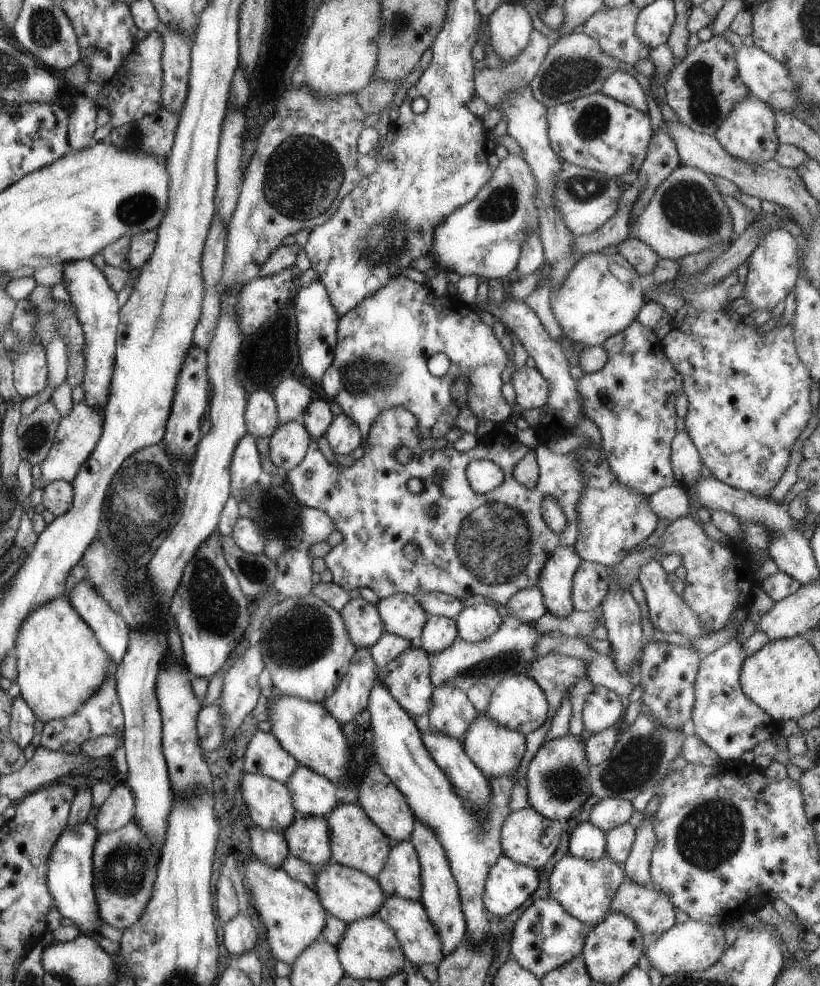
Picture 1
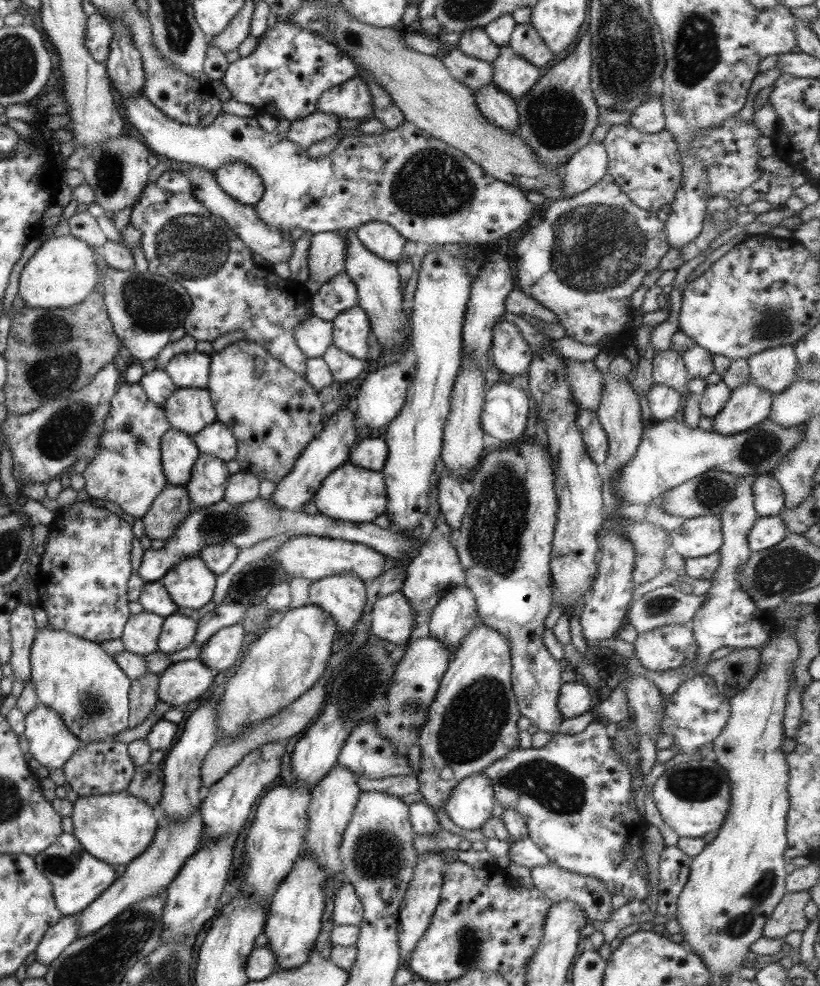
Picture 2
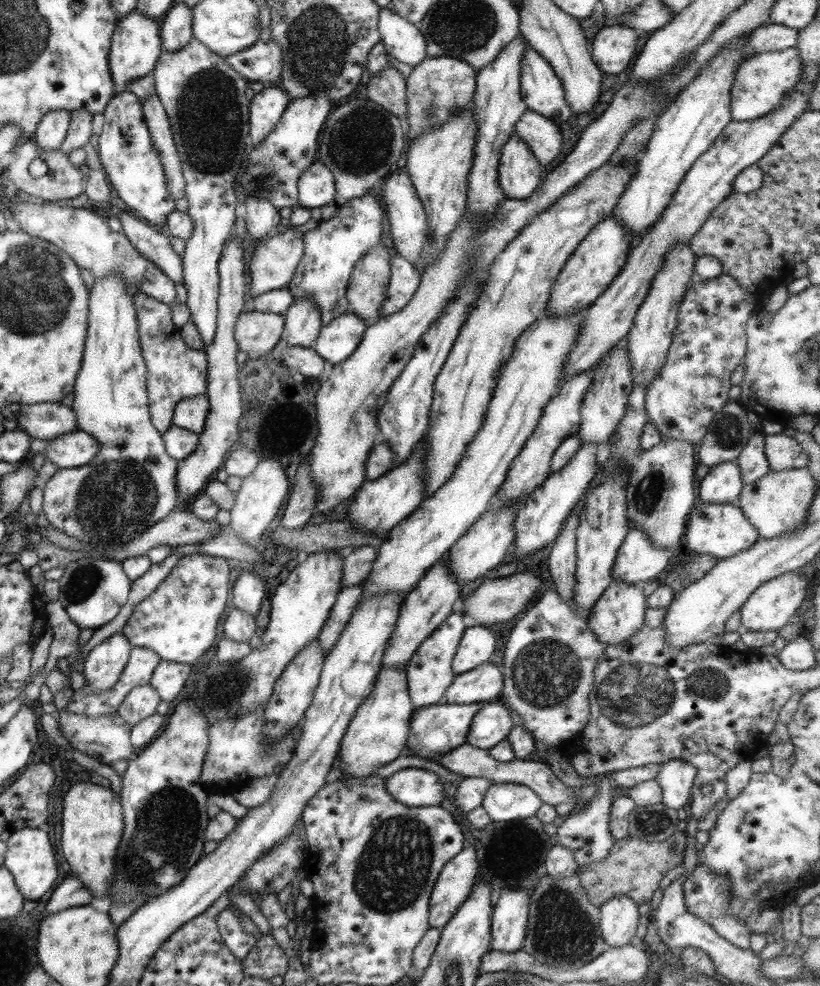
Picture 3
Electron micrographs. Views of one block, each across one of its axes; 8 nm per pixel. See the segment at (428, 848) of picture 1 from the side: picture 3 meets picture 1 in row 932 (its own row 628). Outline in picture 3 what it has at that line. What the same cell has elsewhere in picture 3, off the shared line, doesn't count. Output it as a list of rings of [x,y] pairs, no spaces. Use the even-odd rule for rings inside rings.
[[[451,612],[445,620],[415,649],[413,656],[406,660],[404,671],[408,697],[414,708],[421,708],[440,702],[443,693],[451,684],[454,674],[451,670],[453,655],[456,653],[457,645],[463,631],[462,612]]]

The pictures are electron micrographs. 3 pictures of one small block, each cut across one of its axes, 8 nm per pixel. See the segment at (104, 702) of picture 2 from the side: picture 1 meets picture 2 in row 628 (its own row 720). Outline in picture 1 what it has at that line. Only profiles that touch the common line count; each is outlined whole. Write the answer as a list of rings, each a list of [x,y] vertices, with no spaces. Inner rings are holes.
[[[67,596],[42,604],[26,617],[13,650],[19,696],[45,724],[70,717],[103,684],[113,664],[91,629],[72,608]]]

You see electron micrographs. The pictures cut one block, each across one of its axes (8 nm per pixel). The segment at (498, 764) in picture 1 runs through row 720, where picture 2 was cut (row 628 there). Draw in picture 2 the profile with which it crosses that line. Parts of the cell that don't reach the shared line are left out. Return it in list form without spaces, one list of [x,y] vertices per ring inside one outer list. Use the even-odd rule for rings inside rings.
[[[483,623],[475,625],[451,654],[451,661],[428,704],[416,741],[416,745],[421,748],[419,770],[416,774],[418,792],[431,808],[441,808],[451,789],[461,779],[481,772],[490,762],[503,758],[510,750],[519,747],[517,719],[520,712],[512,691],[511,663],[507,637]],[[443,768],[449,768],[453,772],[449,780],[443,780],[439,776]]]

